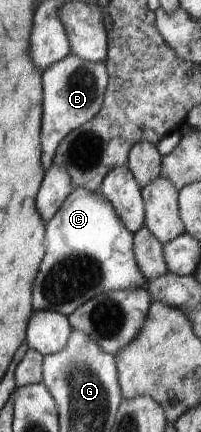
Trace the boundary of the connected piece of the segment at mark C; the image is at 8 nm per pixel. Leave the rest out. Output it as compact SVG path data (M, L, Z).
M85 188L73 189L49 221L43 281L39 281L37 273L37 281L33 283L33 309L53 310L70 316L87 300L108 291L125 288L145 288L148 291L148 281L134 260L133 240L134 235L124 226L113 206L103 196Z

